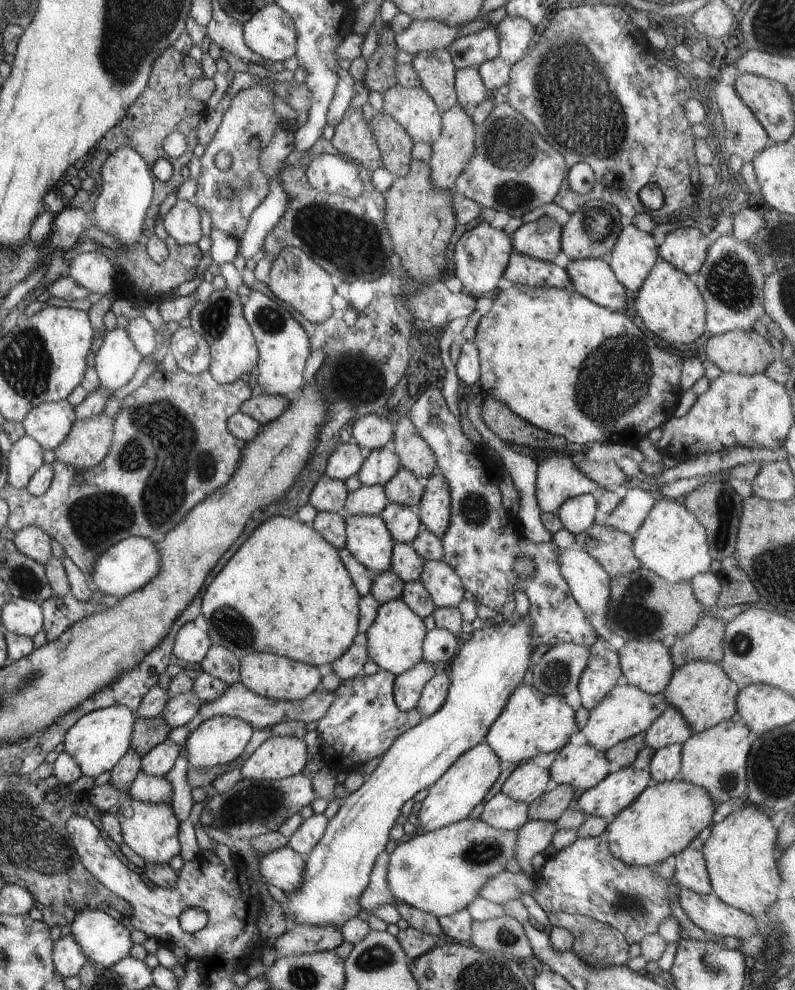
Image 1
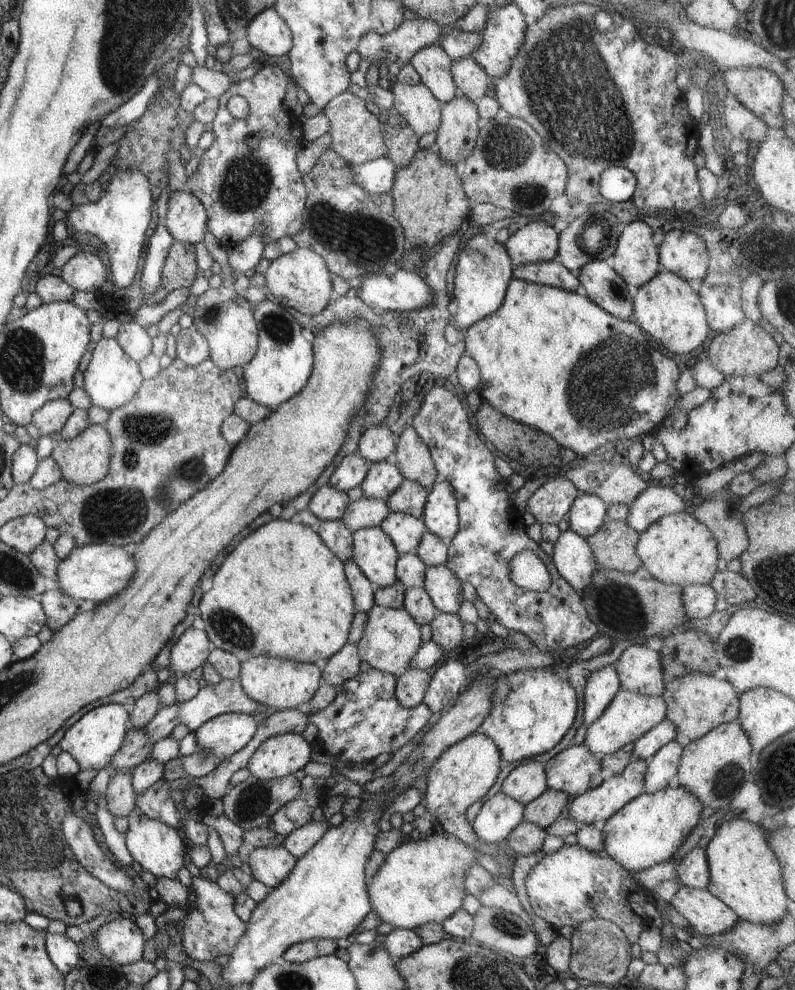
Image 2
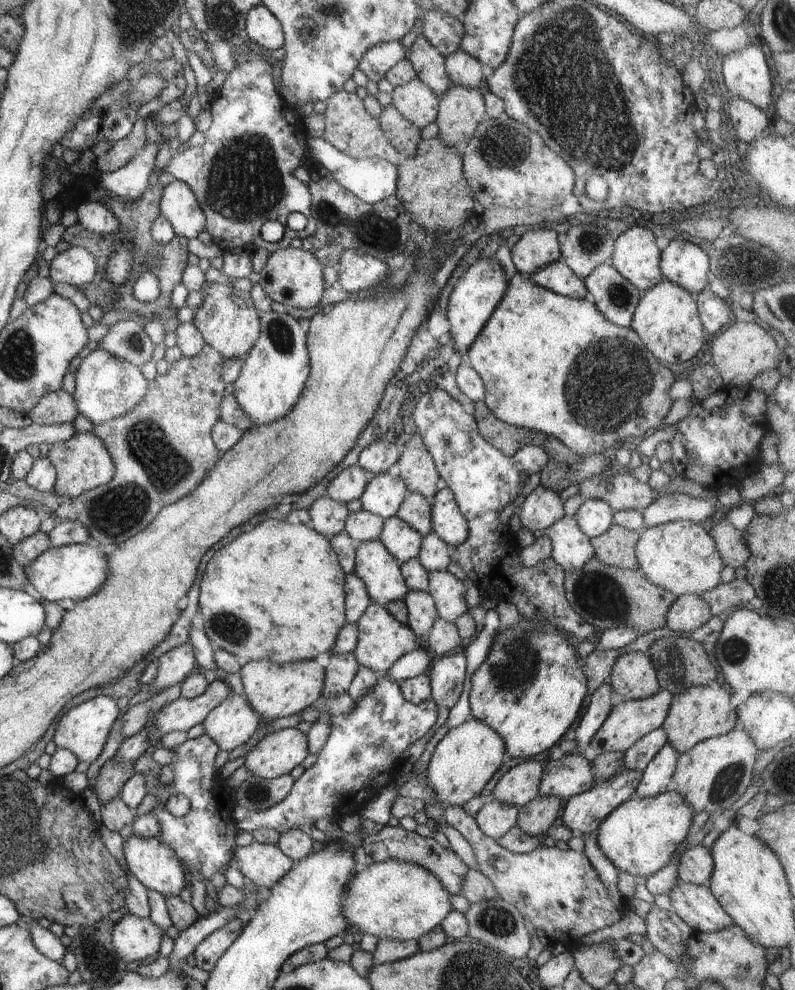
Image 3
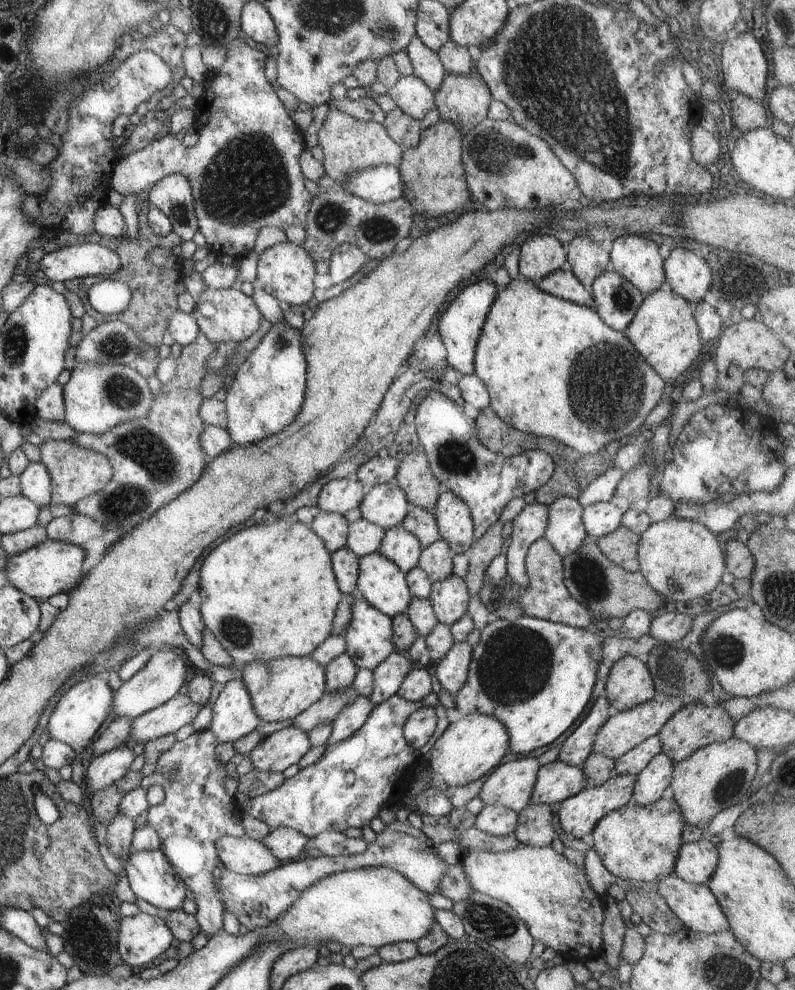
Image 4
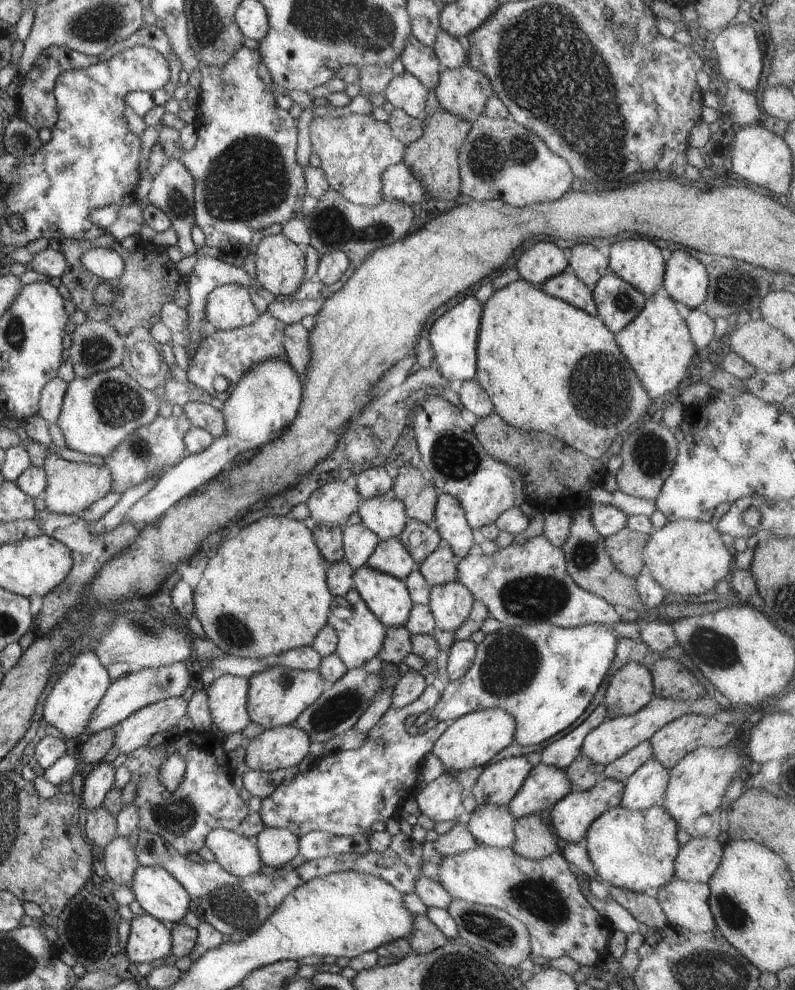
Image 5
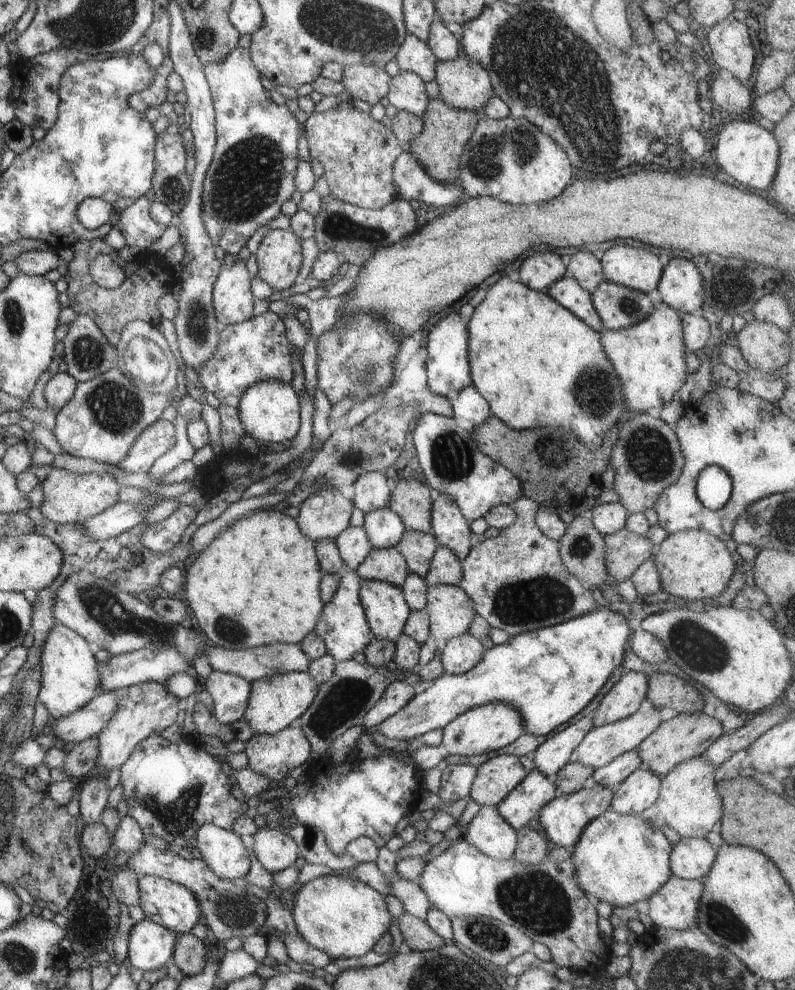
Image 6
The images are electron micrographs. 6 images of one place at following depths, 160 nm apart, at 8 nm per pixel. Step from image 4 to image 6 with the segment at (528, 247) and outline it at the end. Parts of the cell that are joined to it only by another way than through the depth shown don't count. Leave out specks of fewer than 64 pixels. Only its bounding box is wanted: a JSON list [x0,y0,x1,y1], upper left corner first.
[519,250,567,291]

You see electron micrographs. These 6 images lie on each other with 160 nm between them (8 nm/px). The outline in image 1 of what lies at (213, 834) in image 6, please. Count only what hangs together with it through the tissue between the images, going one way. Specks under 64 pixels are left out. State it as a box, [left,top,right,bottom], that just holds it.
[258,846,305,895]

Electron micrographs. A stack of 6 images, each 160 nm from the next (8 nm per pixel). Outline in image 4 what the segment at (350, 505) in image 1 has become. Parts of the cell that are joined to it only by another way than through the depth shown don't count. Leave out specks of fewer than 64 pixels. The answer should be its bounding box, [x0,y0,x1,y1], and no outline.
[347,516,384,558]

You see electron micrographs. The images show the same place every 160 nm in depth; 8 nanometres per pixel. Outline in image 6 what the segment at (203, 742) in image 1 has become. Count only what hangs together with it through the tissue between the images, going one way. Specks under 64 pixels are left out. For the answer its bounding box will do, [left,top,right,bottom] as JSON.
[204,670,251,725]

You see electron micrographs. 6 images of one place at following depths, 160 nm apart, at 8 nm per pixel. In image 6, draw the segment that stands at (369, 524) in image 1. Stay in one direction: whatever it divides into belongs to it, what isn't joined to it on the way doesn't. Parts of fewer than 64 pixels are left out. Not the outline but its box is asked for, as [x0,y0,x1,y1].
[359,579,411,641]

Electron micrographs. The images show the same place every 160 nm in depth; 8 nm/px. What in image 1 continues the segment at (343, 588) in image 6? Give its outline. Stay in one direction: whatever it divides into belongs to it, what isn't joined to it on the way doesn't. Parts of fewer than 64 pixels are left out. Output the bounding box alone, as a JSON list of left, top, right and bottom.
[365,598,426,677]

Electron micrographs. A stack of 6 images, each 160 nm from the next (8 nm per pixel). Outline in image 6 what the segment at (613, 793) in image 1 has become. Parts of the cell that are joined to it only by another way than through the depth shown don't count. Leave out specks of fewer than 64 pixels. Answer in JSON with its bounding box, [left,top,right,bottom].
[538,783,613,849]

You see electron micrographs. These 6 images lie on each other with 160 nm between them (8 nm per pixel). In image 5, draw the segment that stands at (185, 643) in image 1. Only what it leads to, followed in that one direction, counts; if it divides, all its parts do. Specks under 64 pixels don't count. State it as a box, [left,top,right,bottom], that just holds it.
[86,661,193,736]

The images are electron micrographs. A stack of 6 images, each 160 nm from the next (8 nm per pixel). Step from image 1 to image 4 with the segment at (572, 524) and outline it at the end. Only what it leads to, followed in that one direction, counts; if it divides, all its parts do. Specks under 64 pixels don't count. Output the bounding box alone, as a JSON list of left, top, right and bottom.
[583,501,624,538]

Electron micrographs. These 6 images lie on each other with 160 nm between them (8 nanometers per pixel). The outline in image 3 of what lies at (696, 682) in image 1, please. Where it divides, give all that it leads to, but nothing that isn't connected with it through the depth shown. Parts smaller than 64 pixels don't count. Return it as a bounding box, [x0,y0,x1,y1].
[664,682,737,754]

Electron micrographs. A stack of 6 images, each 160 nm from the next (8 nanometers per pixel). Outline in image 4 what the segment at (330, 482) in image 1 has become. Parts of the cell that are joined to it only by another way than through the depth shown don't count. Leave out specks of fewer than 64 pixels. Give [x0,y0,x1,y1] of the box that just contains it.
[312,511,349,553]

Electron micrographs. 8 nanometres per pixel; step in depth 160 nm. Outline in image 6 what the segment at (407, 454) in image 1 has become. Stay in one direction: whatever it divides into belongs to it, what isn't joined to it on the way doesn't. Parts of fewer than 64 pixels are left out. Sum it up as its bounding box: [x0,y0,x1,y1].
[390,479,432,532]

